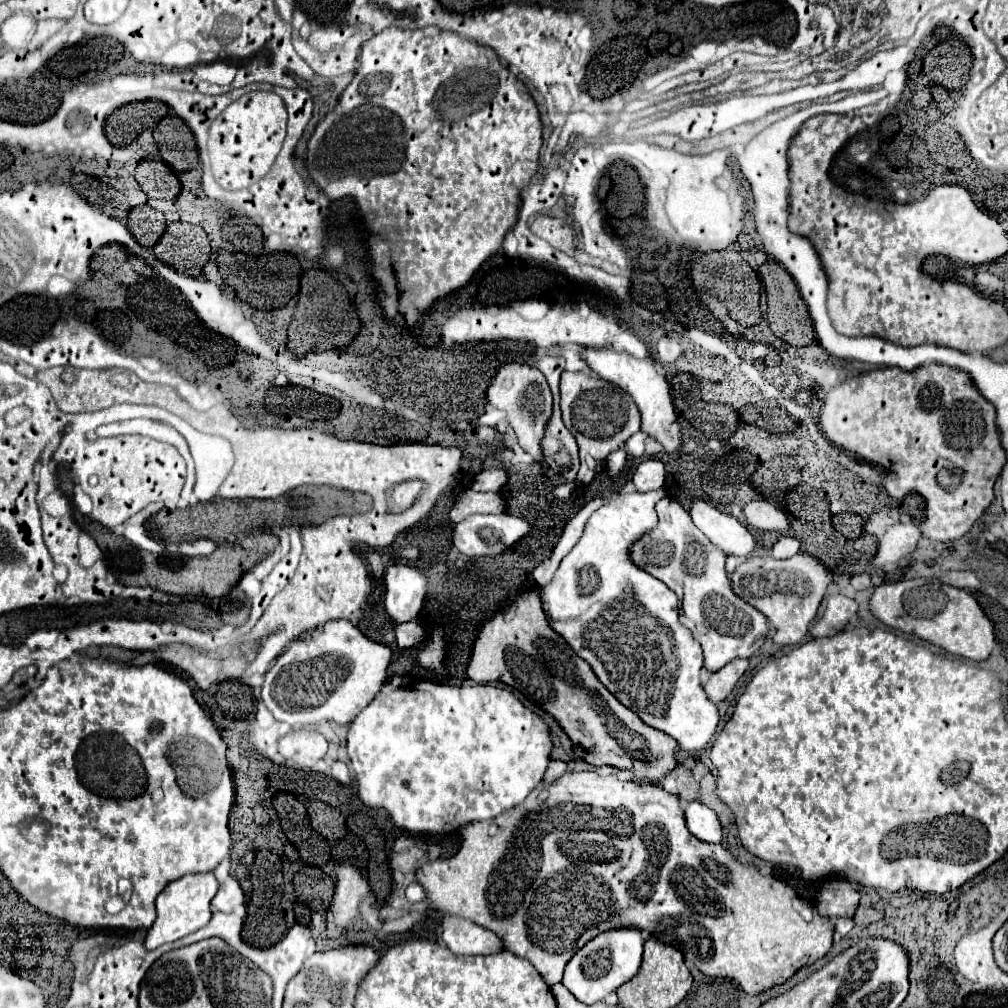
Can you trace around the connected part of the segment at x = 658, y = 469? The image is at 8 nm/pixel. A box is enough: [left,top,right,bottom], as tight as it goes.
[634,460,664,492]

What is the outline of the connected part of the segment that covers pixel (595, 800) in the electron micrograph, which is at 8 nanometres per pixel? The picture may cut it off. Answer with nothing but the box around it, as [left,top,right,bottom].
[416,772,832,994]

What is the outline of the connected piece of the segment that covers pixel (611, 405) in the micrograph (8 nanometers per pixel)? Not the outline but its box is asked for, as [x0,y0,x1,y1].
[560,372,640,486]

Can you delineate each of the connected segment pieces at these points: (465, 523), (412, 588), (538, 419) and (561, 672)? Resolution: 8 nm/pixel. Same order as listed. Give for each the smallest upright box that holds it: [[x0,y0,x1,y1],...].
[[454,514,534,558],[384,564,426,622],[488,362,552,468],[466,590,676,776]]

